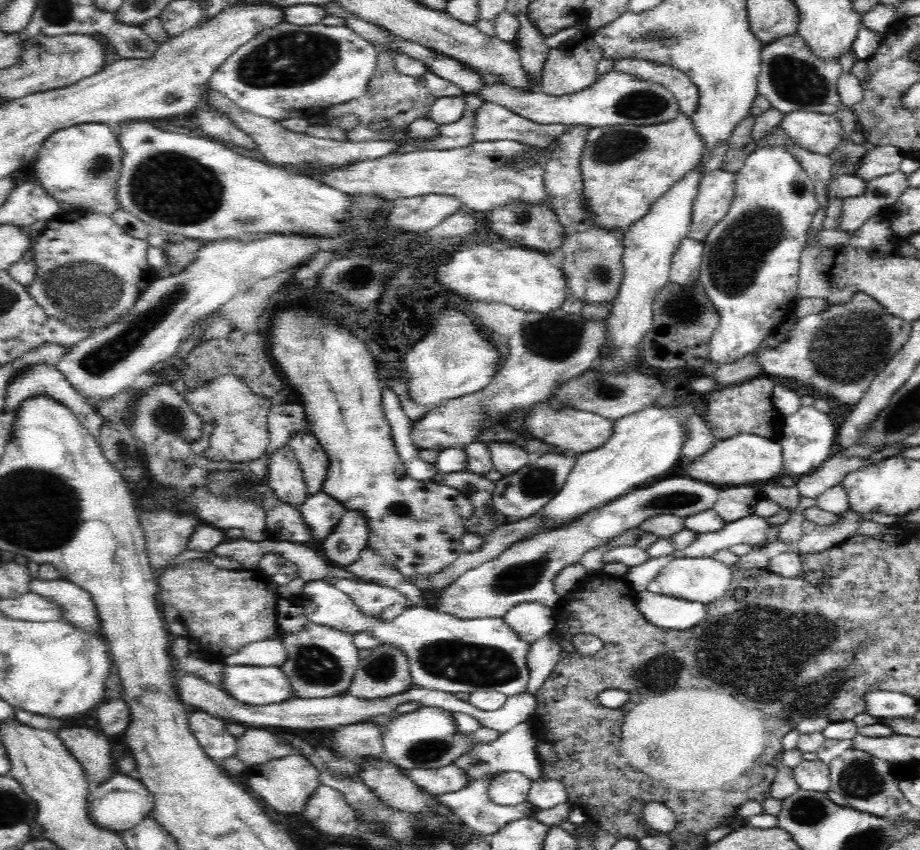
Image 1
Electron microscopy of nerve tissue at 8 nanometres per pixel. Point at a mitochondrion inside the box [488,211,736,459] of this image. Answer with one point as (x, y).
(556, 338)

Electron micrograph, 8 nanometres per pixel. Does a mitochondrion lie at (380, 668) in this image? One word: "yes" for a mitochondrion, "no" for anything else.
yes

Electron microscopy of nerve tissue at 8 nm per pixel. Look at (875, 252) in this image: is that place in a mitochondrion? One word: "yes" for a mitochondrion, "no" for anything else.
no

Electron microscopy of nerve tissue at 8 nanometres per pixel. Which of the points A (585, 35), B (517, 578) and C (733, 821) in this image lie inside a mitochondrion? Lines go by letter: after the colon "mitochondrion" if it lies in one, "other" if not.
A: other
B: mitochondrion
C: other

